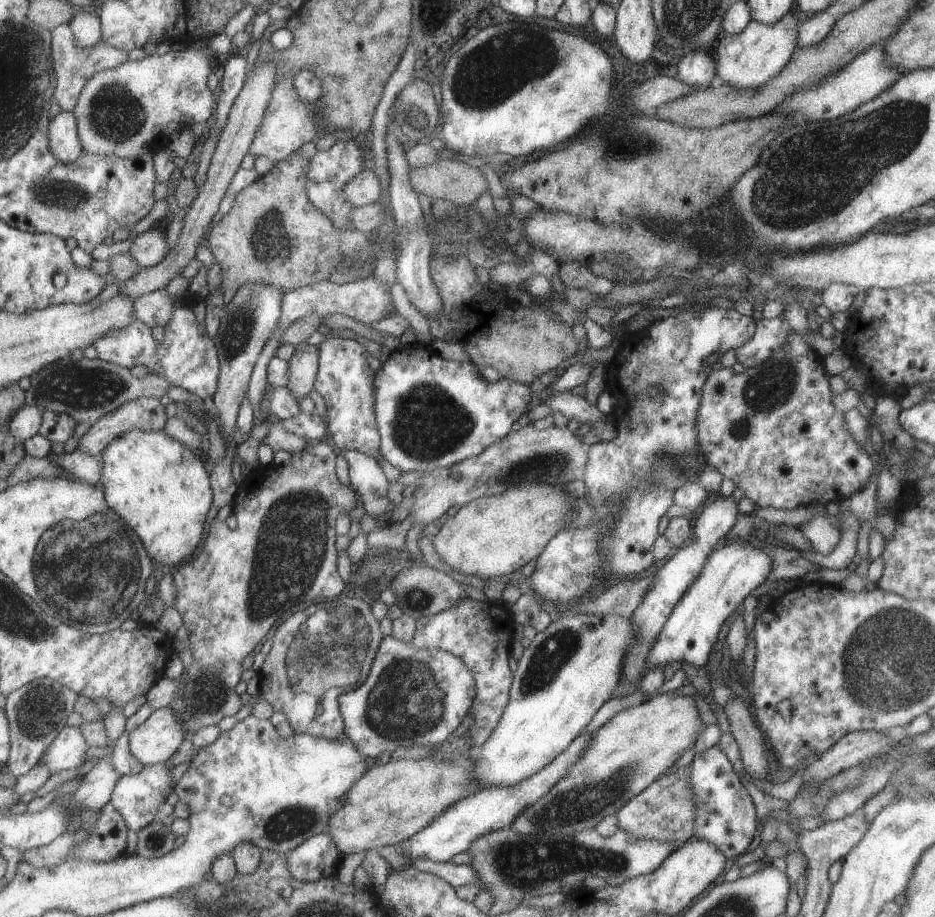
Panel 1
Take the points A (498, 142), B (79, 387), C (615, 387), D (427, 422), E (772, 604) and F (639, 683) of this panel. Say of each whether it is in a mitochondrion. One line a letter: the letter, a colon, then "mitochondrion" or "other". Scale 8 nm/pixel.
A: other
B: mitochondrion
C: other
D: mitochondrion
E: other
F: other

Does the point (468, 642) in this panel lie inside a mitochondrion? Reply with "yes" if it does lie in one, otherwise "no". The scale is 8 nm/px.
no

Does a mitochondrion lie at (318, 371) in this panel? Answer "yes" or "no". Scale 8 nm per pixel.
no

